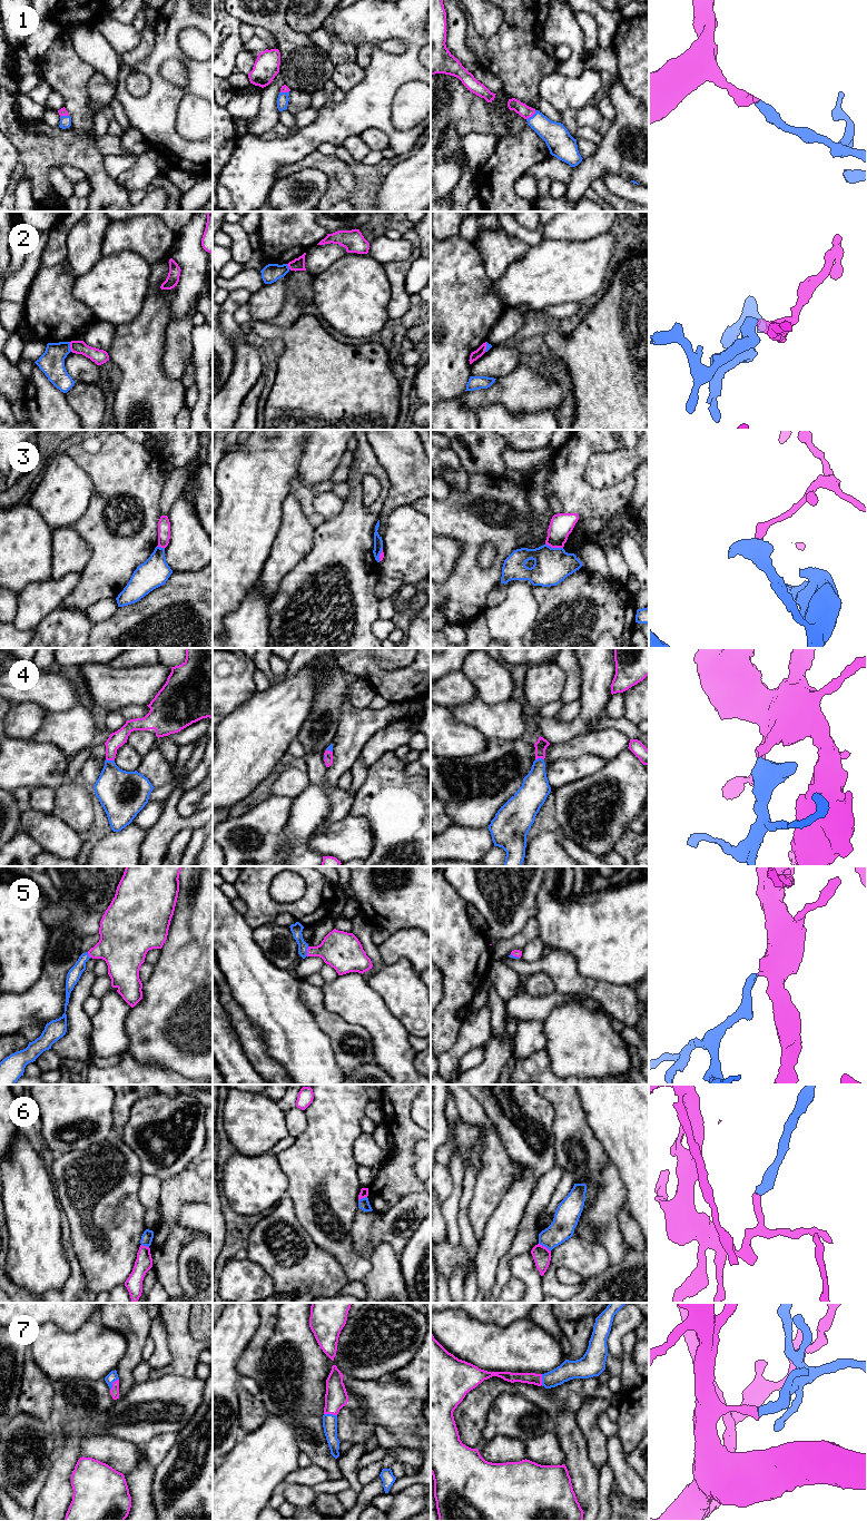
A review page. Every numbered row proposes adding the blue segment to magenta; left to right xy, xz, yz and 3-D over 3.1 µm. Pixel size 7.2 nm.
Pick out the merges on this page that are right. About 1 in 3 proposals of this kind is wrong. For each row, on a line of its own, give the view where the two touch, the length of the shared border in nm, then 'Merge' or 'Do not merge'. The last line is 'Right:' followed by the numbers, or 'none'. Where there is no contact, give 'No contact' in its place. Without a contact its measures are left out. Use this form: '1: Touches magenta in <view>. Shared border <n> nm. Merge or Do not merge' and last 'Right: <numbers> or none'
1: Touches magenta in yz. Shared border 100 nm. Merge
2: Touches magenta in xy. Shared border 70 nm. Do not merge
3: Touches magenta in yz. Shared border 130 nm. Do not merge
4: Touches magenta in xy. Shared border 70 nm. Merge
5: Touches magenta in xz. Shared border 70 nm. Merge
6: Touches magenta in yz. Shared border 110 nm. Do not merge
7: Touches magenta in xy. Shared border 110 nm. Merge
Right: 1, 4, 5, 7

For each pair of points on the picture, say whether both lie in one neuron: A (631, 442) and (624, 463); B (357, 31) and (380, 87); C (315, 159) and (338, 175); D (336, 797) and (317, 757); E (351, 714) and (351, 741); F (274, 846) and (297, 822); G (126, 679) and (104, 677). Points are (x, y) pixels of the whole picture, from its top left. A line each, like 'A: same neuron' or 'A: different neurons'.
A: different neurons
B: same neuron
C: same neuron
D: same neuron
E: same neuron
F: different neurons
G: same neuron

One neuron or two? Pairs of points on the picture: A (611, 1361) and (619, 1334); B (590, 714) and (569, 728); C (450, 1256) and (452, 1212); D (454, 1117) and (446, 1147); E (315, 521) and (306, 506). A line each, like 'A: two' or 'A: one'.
A: two
B: one
C: two
D: two
E: two

